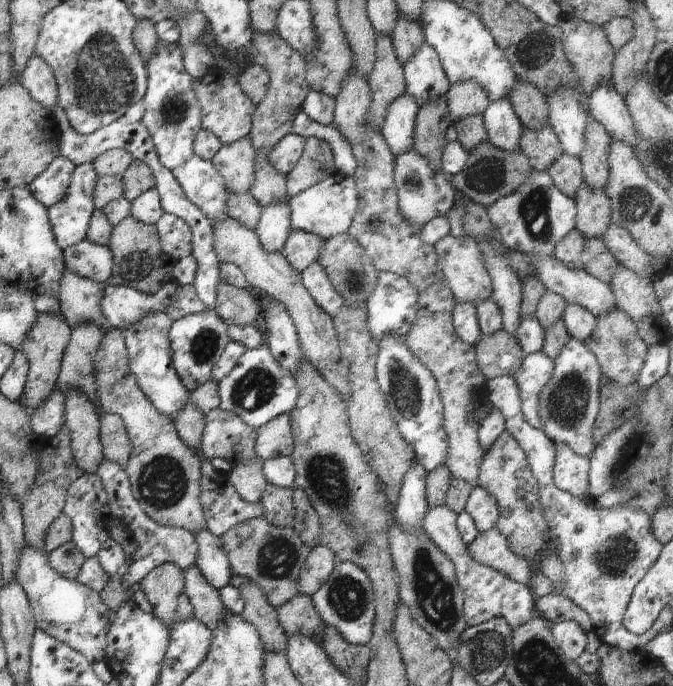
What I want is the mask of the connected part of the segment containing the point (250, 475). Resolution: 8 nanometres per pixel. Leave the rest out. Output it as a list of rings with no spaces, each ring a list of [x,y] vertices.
[[[256,458],[254,461],[243,460],[234,463],[228,472],[229,483],[246,502],[252,504],[261,502],[262,491],[269,483],[262,469],[263,460]]]

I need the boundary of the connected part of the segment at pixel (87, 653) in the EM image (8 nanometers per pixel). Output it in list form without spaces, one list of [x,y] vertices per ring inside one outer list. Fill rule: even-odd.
[[[25,546],[17,568],[17,581],[22,585],[30,603],[32,614],[37,628],[46,631],[51,637],[57,638],[61,643],[67,644],[72,650],[79,652],[88,659],[90,664],[105,660],[105,648],[107,647],[107,632],[112,623],[111,608],[101,599],[99,592],[84,586],[76,579],[69,579],[59,575],[49,563],[48,554],[42,550]]]

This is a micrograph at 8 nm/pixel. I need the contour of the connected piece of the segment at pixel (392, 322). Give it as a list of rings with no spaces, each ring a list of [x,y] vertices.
[[[388,271],[377,272],[377,283],[374,292],[367,298],[367,325],[374,340],[382,339],[384,335],[400,334],[406,338],[417,317],[419,294],[416,287],[407,278]]]

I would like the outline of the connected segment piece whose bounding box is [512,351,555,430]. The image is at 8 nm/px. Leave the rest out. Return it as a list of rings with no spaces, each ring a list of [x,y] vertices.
[[[542,351],[525,355],[522,366],[512,375],[519,388],[524,418],[538,430],[544,428],[539,415],[539,394],[548,384],[555,364]]]

